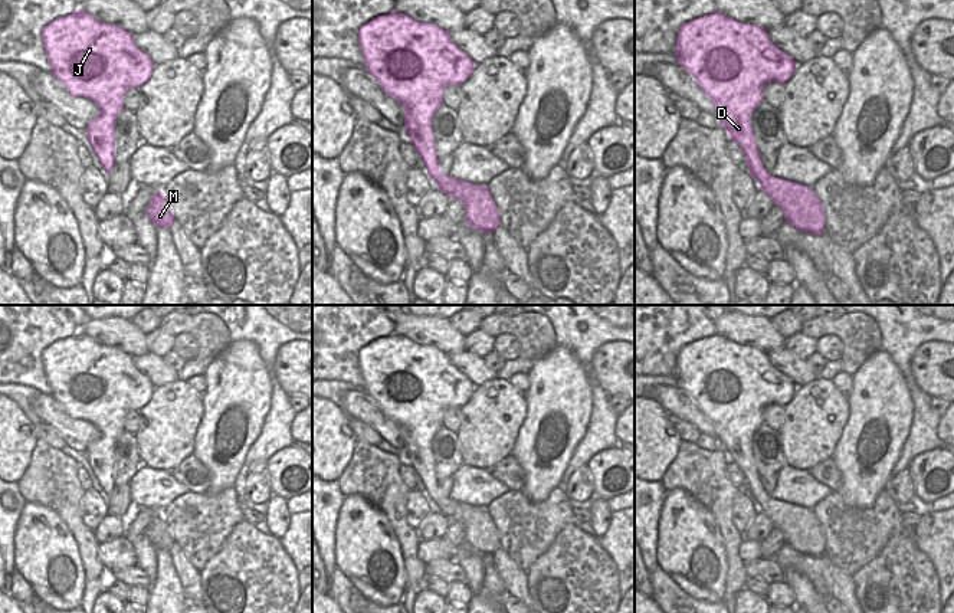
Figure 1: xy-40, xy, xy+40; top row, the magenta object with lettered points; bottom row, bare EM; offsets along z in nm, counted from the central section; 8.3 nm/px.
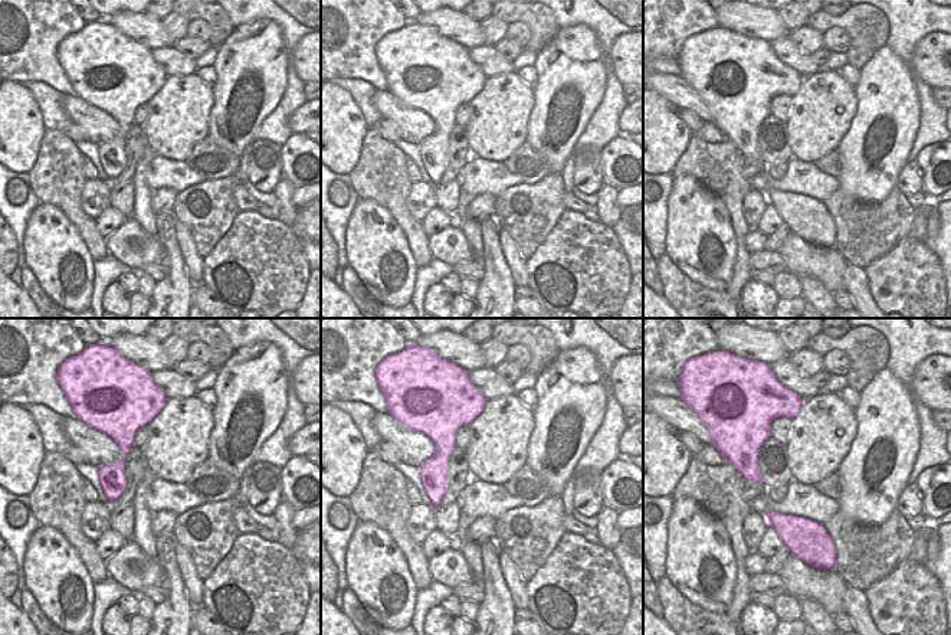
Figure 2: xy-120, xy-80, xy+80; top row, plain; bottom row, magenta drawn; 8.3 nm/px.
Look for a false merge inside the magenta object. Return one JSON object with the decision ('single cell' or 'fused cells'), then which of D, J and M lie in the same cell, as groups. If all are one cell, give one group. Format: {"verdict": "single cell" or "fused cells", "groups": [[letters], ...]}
{"verdict": "single cell", "groups": [["D", "J", "M"]]}

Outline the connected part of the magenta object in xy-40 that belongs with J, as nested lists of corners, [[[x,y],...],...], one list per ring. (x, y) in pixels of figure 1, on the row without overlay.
[[[82,331],[52,342],[42,351],[42,363],[53,399],[71,417],[85,419],[99,429],[99,437],[88,446],[86,455],[108,496],[115,488],[115,442],[124,432],[124,419],[128,412],[138,410],[151,400],[155,386],[134,365],[132,355],[101,344]]]

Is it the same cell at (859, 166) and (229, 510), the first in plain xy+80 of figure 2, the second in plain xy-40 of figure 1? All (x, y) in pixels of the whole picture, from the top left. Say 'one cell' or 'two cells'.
two cells

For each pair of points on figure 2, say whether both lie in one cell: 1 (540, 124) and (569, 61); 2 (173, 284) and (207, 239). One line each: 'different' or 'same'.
1: same
2: different

